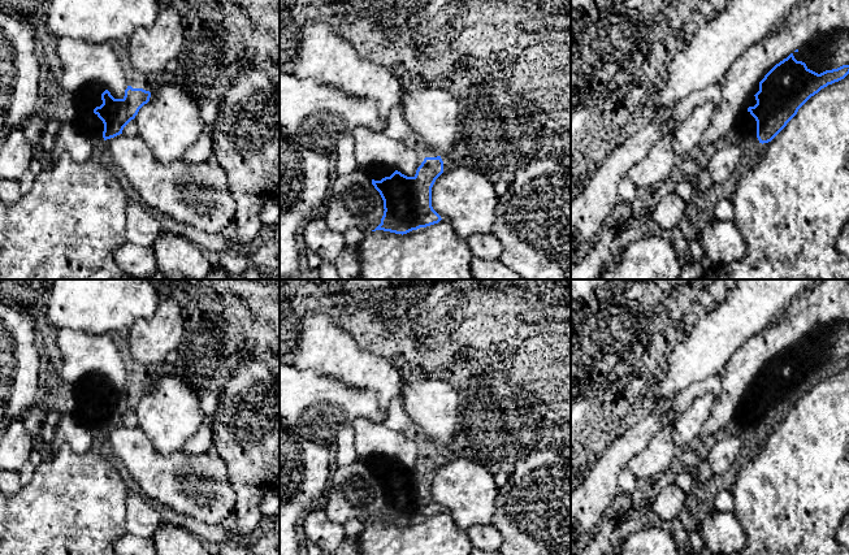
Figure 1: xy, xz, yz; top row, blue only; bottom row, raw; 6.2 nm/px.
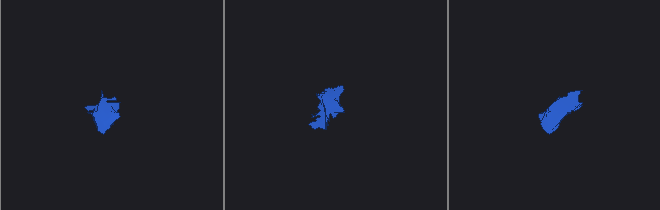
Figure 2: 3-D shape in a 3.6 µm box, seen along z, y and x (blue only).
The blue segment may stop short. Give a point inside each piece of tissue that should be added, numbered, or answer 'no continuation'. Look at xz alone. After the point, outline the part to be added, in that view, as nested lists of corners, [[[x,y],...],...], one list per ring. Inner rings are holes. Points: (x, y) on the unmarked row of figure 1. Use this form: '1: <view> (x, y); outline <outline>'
1: xz (377, 464); outline [[[384,456],[372,458],[368,460],[368,467],[374,472],[381,472],[385,468],[390,468],[395,461]]]

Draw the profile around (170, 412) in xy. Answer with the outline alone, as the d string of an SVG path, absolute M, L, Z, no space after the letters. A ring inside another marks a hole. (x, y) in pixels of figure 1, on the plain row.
M177 374L157 377L151 383L150 393L139 400L134 411L138 428L146 433L155 450L161 455L185 450L187 439L199 430L204 419L198 391Z

